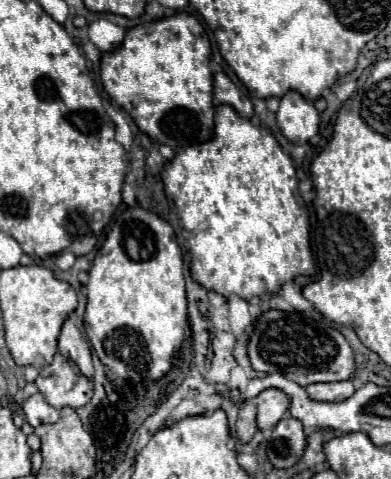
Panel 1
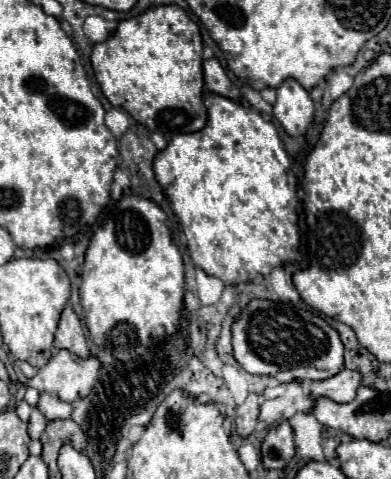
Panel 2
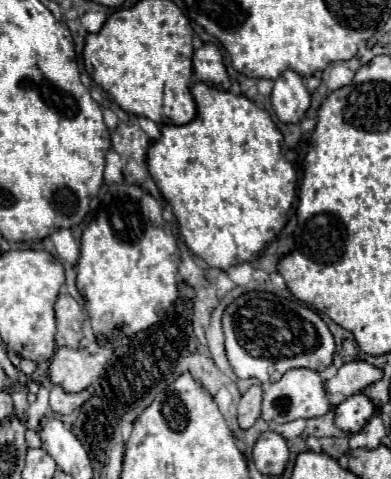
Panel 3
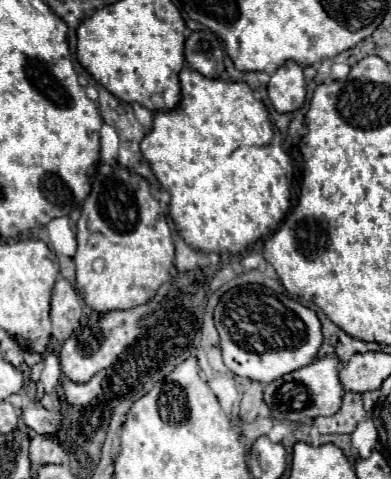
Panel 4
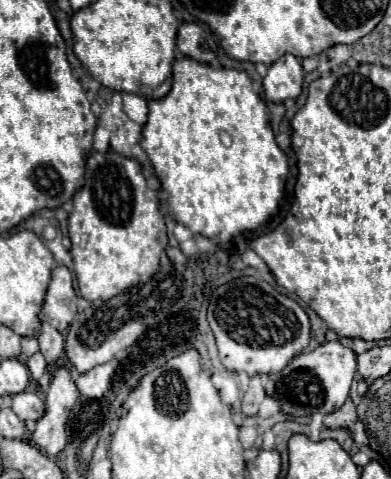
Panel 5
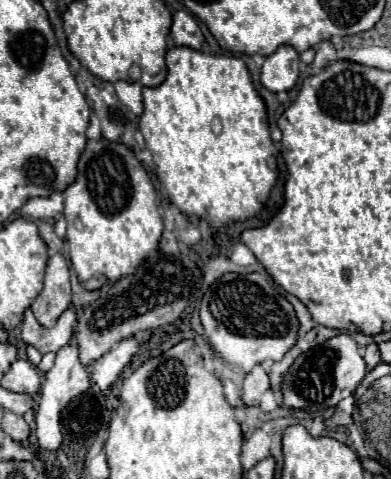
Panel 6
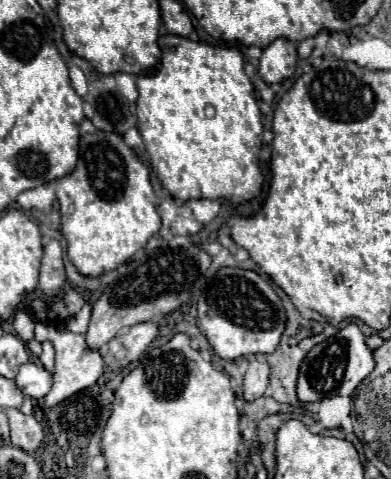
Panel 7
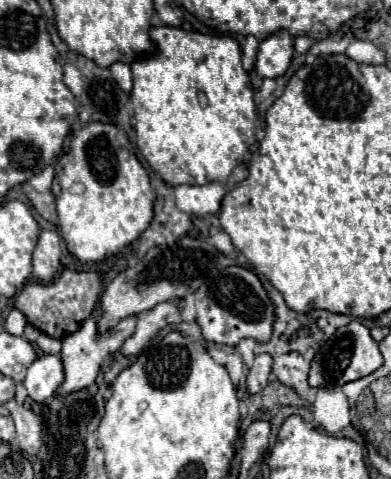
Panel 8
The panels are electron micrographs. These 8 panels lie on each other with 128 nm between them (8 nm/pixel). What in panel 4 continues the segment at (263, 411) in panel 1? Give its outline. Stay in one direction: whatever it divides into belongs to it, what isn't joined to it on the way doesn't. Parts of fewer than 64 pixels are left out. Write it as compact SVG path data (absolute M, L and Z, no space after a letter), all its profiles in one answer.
M324 356L318 358L316 362L298 368L274 382L270 382L264 390L264 402L270 408L270 418L274 420L290 420L290 422L300 422L304 418L318 418L318 416L332 416L340 410L342 404L342 394L344 388L338 378L340 362L336 356Z

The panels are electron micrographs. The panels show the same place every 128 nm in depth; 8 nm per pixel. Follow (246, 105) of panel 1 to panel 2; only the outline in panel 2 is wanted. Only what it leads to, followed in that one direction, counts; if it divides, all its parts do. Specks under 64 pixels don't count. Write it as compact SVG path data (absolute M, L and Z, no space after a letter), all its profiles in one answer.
M212 58L212 60L206 60L206 62L204 62L204 82L206 82L208 92L220 94L220 96L230 98L230 100L236 100L236 102L240 102L240 100L242 100L240 90L238 90L238 88L232 88L230 78L226 76L224 68L218 64L218 60L216 60L216 58Z

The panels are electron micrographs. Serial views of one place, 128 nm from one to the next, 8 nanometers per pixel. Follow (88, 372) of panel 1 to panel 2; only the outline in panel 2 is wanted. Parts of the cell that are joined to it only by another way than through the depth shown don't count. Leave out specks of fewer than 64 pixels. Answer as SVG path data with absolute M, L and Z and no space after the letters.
M70 304L64 308L64 312L60 316L54 348L66 348L80 358L88 358L91 354L84 330L82 330L82 324L80 324L80 320Z

